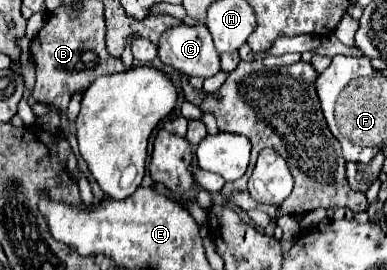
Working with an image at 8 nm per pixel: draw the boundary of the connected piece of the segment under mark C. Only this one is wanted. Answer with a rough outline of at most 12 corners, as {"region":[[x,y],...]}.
{"region":[[202,23],[166,29],[164,65],[202,79],[220,71],[212,35]]}

